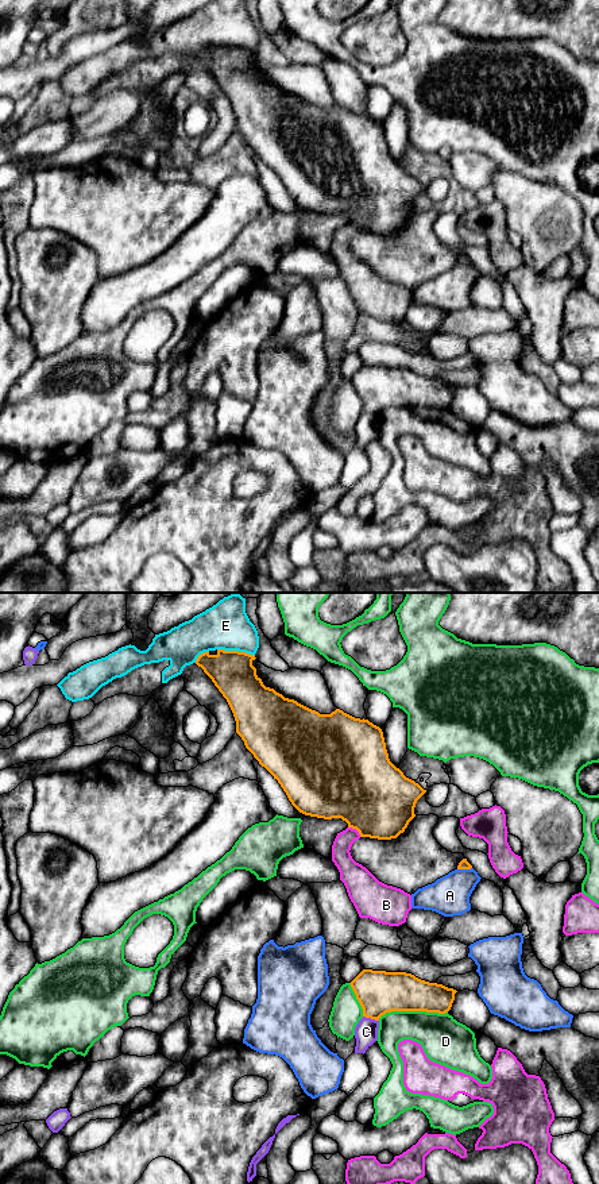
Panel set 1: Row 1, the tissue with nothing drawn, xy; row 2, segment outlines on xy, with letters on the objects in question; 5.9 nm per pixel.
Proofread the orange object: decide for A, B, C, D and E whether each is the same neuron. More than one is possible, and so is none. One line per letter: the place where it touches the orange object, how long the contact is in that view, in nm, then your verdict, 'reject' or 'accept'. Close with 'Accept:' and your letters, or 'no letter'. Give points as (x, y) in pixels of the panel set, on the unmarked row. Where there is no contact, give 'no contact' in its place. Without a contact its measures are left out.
A: meets orange in xy at (464, 263); contact 90 nm long; reject
B: meets orange in xy at (355, 223); contact 100 nm long; reject
C: meets orange in xy at (371, 413); contact 100 nm long; accept
D: meets orange in xy at (412, 405); contact 420 nm long; reject
E: meets orange in xy at (236, 46); contact 220 nm long; reject
Accept: C

